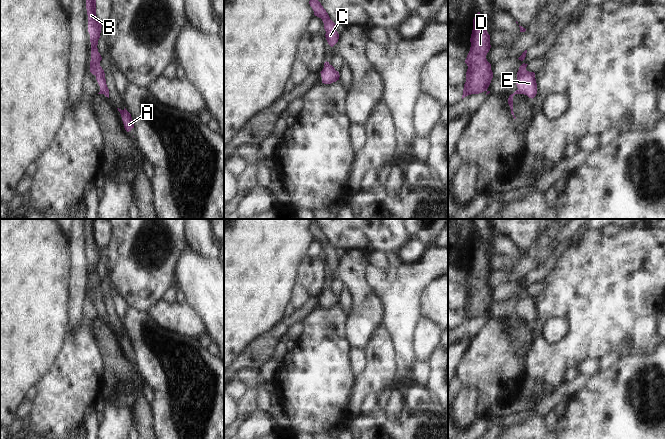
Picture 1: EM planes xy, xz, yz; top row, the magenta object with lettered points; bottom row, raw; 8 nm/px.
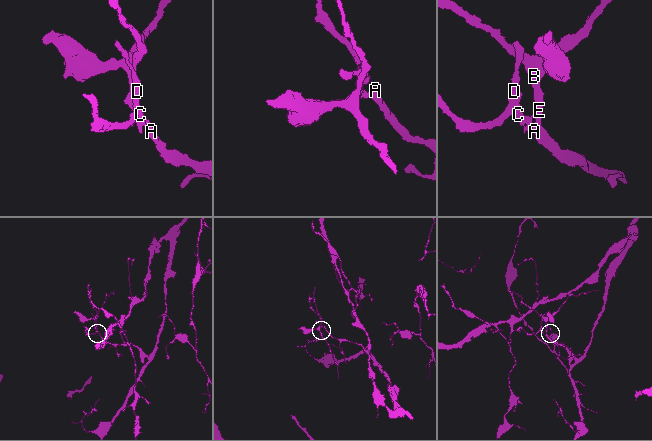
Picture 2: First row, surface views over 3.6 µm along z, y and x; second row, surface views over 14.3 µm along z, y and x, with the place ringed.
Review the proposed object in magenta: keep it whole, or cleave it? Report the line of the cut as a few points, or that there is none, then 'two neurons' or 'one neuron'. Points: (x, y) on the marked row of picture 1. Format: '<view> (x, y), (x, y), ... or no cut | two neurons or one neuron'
yz (517, 90), (520, 93) | two neurons

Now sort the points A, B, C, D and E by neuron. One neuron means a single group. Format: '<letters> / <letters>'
A B E / C D

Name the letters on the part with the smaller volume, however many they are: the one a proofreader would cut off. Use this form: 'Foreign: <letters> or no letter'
Foreign: C, D

